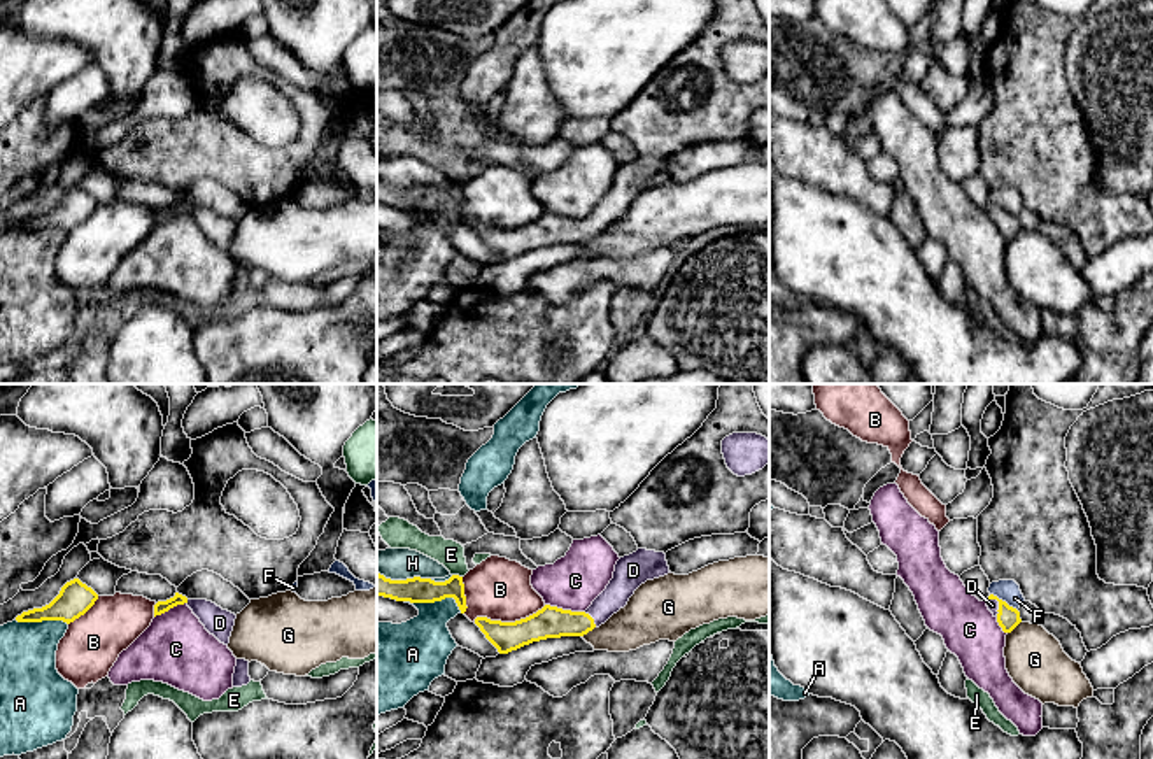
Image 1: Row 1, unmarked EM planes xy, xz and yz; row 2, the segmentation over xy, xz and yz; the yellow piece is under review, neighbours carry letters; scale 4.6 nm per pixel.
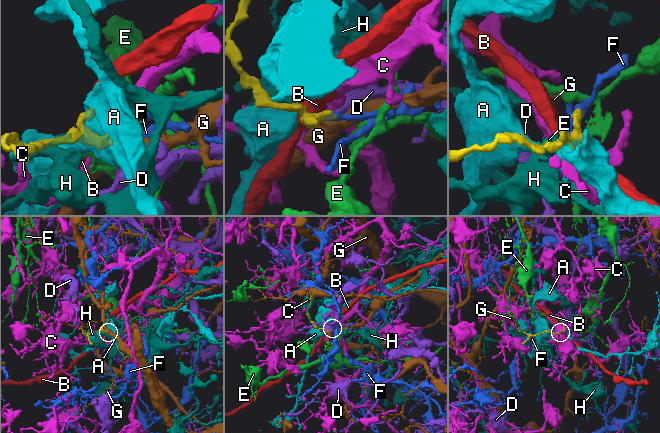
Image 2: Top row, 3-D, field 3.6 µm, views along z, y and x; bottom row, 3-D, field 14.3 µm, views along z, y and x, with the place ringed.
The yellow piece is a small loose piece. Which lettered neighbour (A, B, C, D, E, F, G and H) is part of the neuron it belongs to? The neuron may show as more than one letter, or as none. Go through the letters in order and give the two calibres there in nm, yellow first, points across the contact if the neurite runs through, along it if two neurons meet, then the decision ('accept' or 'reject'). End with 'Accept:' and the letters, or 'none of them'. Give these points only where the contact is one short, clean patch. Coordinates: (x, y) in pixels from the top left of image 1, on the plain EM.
A: 120/280 nm | reject
B: 140/280 nm | along xz (545, 212), (514, 228), (491, 228), (486, 225), (473, 228) | reject
C: 140/240 nm | reject
D: 140/140 nm | across xz (549, 230), (582, 230), (593, 226), (628, 184) | accept
E: 120/120 nm | along xz (452, 181), (461, 184) | reject
F: 110/100 nm | along yz (990, 200), (1017, 218) | reject
G: 140/220 nm | reject
H: 120/140 nm | reject
Accept: D

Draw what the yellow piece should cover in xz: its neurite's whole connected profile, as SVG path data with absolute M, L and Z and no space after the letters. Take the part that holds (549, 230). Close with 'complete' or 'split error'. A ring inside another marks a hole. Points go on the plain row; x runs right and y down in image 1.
M638 156L617 168L613 186L585 219L545 212L536 221L515 230L477 224L475 231L499 261L547 245L584 244L624 216L641 191L668 181L671 179L664 160Z; split error

